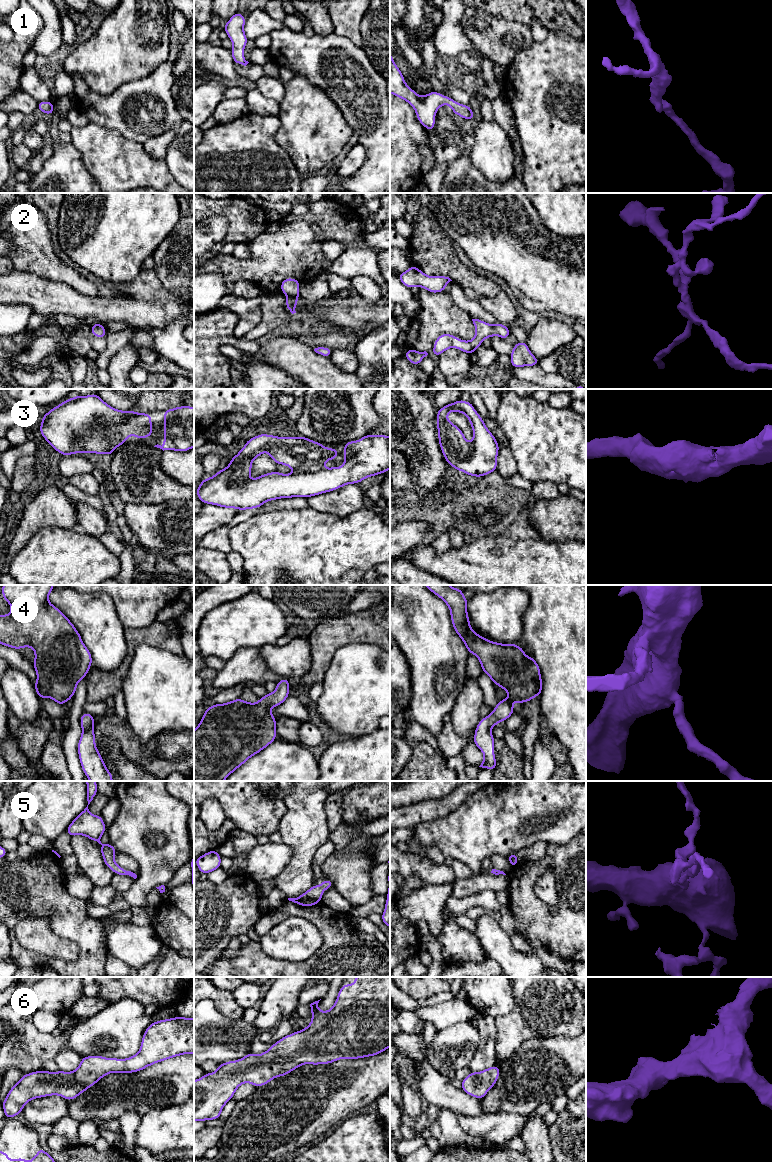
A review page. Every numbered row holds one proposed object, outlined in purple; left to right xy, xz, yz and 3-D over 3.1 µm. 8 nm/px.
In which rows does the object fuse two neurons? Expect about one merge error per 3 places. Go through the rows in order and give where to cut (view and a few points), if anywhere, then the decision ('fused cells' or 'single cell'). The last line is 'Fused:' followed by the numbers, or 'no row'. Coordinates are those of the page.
1: no cut; single cell
2: no cut; single cell
3: no cut; single cell
4: no cut; single cell
5: no cut; single cell
6: no cut; single cell
Fused: no row

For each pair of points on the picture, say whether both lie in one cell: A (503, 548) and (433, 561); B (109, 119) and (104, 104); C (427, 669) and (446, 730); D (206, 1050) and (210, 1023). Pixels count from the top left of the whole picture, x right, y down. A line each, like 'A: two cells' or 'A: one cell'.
A: one cell
B: one cell
C: two cells
D: one cell

